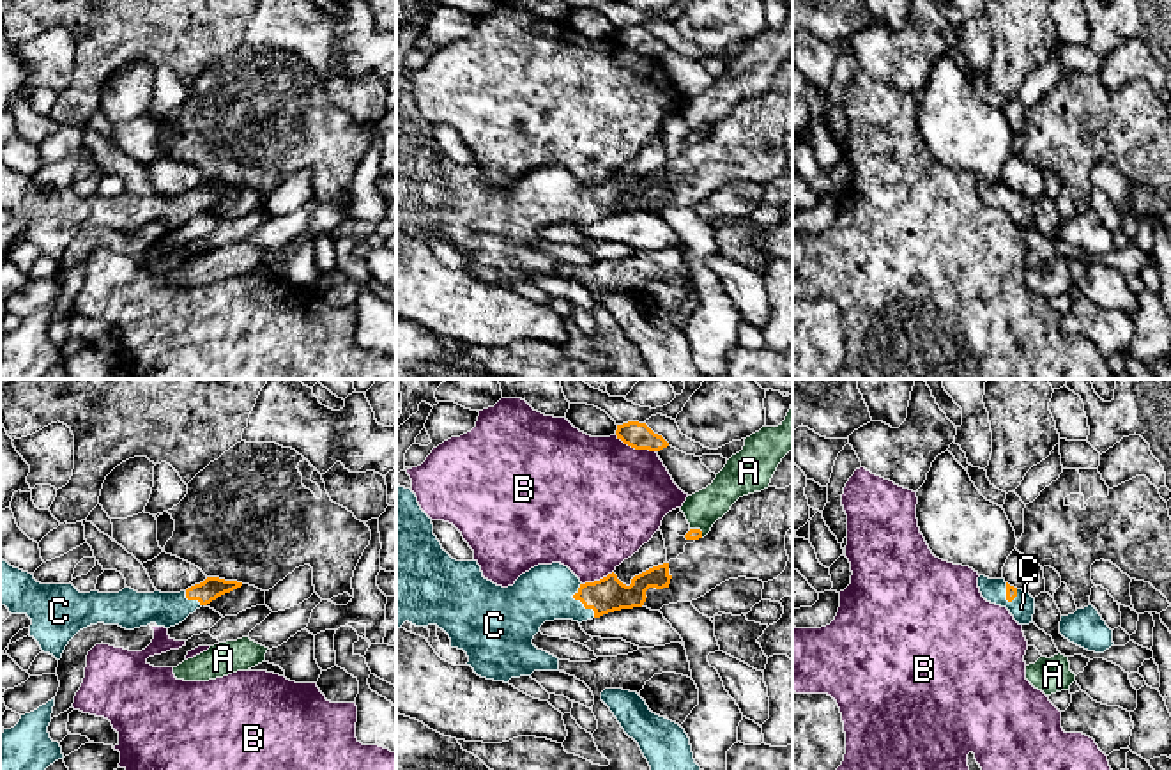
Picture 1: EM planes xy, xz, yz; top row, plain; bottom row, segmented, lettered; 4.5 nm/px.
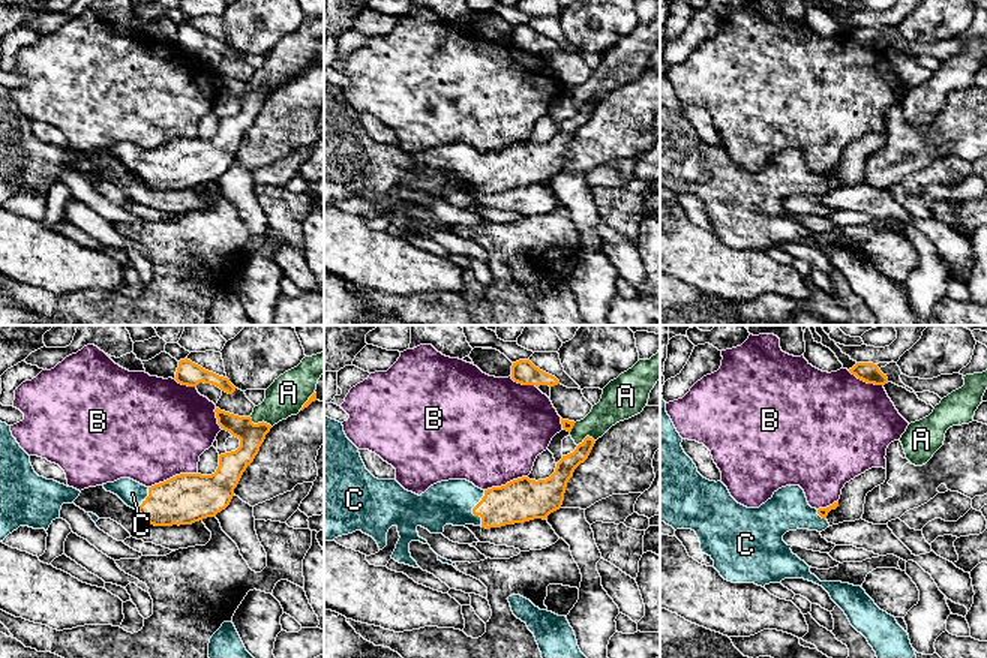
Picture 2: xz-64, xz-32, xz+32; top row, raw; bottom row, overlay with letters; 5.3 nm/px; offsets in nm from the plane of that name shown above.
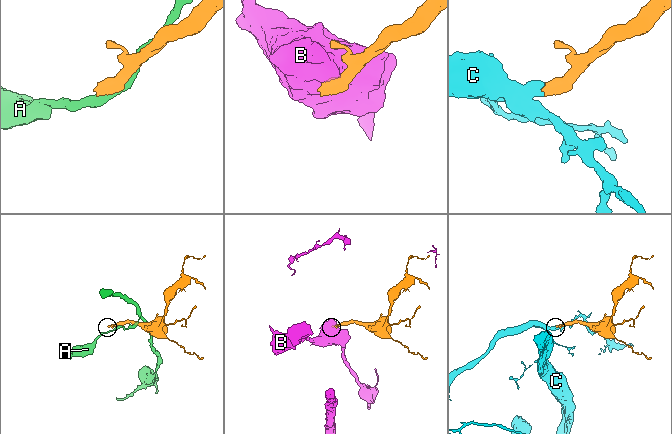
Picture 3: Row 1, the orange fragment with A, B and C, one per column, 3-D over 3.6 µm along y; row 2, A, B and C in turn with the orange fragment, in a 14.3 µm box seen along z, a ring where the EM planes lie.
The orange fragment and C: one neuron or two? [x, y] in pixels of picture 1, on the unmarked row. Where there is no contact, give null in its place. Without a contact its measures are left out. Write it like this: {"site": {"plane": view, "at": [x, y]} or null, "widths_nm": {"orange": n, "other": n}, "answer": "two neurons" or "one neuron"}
{"site": {"plane": "xz", "at": [579, 202]}, "widths_nm": {"orange": 160, "other": 260}, "answer": "one neuron"}

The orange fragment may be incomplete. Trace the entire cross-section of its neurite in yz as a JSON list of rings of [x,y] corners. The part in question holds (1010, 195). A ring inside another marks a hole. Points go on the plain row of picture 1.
[[[980,179],[978,191],[987,205],[1006,211],[1019,228],[1033,227],[1035,202],[1029,196],[1010,189],[1003,181]]]

